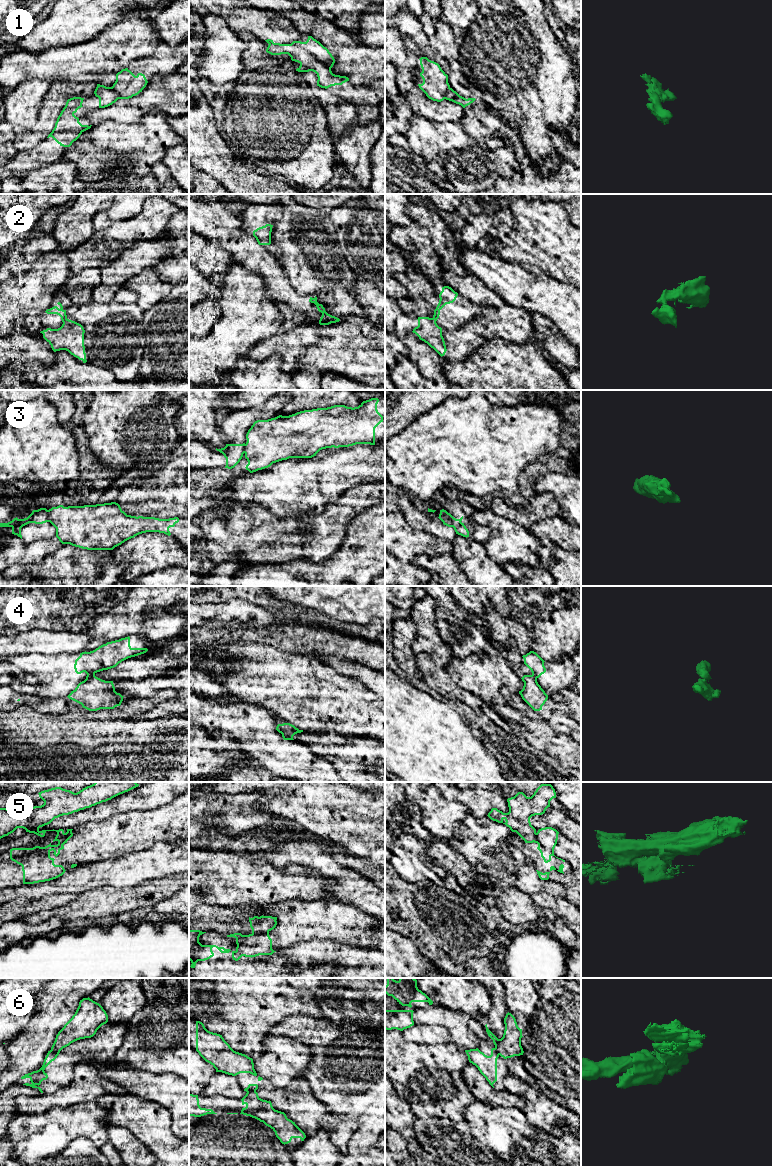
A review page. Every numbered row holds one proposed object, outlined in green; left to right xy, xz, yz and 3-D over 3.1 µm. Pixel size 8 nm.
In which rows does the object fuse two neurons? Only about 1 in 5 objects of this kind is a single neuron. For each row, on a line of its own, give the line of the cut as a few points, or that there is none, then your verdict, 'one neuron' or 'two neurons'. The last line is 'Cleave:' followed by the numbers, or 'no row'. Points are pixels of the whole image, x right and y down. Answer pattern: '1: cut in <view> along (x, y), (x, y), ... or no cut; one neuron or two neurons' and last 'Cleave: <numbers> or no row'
1: cut in xz along (291, 43), (304, 48), (330, 68); two neurons
2: cut in xy along (67, 319), (63, 323); two neurons
3: cut in xy along (48, 510), (48, 519), (50, 521); two neurons
4: cut in xy along (94, 674), (86, 678); two neurons
5: cut in xy along (71, 831), (62, 840), (55, 839); two neurons
6: cut in xy along (51, 1049), (59, 1051); two neurons
Cleave: 1, 2, 3, 4, 5, 6

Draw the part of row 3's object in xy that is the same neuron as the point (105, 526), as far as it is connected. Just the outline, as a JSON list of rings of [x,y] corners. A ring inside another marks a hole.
[[[116,502],[68,506],[59,505],[49,509],[49,521],[56,528],[56,537],[62,544],[70,544],[87,550],[113,550],[125,541],[146,532],[171,535],[169,528],[179,522],[178,517],[159,519],[155,517],[127,515]]]

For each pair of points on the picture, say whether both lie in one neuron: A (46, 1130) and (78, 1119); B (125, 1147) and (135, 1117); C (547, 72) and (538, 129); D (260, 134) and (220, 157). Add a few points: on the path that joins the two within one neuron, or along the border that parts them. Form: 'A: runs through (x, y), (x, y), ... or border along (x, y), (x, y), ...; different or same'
A: runs through (54, 1130), (59, 1125), (70, 1123); same
B: border along (128, 1129), (147, 1147); different
C: runs through (545, 86), (545, 99), (538, 109), (538, 115); same
D: border along (228, 143), (232, 152), (247, 167); different

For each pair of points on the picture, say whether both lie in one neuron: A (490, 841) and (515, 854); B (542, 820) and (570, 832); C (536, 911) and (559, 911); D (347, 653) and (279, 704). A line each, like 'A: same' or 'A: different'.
A: same
B: same
C: different
D: different

